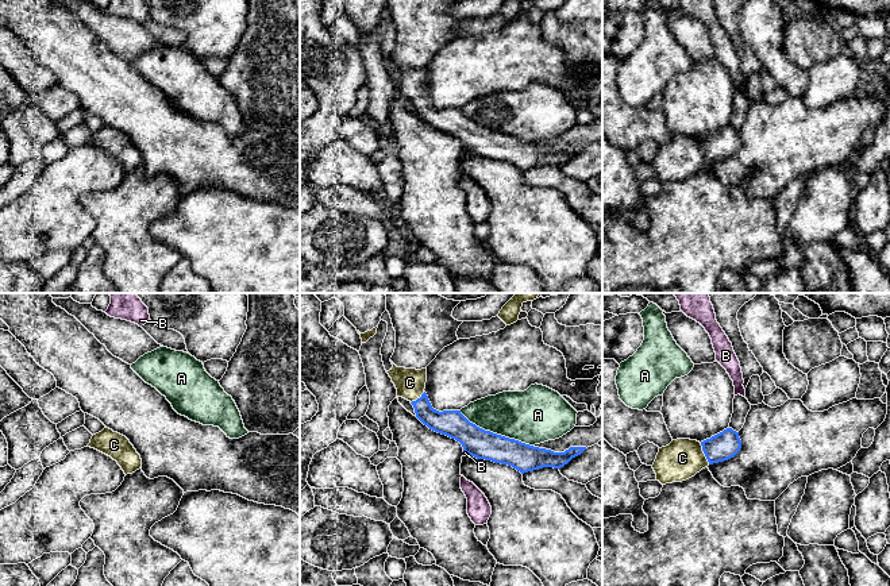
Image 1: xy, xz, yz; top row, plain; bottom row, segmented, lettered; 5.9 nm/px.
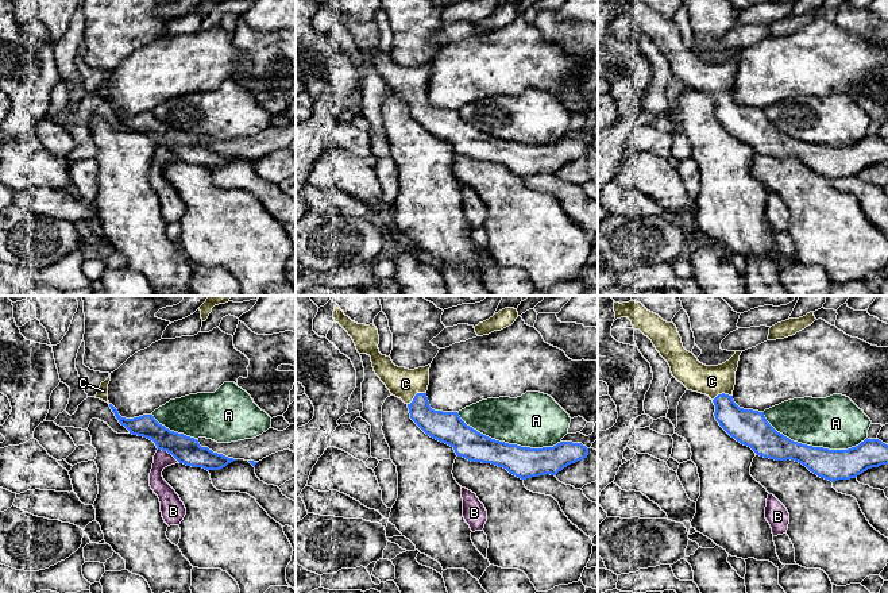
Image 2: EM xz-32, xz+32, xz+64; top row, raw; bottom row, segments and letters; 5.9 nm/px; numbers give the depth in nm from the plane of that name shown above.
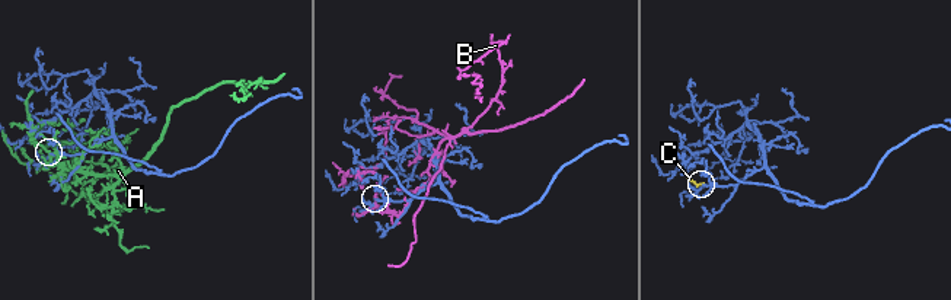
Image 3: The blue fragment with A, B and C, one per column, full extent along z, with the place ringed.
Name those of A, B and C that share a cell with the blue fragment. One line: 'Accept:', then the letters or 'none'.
Accept: C

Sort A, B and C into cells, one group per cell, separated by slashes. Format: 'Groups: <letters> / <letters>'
Groups: A / B / C

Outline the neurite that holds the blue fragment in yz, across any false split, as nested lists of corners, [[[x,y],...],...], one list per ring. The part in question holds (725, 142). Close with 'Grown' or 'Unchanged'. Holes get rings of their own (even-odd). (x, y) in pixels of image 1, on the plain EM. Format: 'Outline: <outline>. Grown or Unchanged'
Outline: [[[727,126],[704,139],[677,136],[659,146],[652,166],[662,182],[682,180],[709,162],[733,155],[741,146],[739,130]]]. Grown

